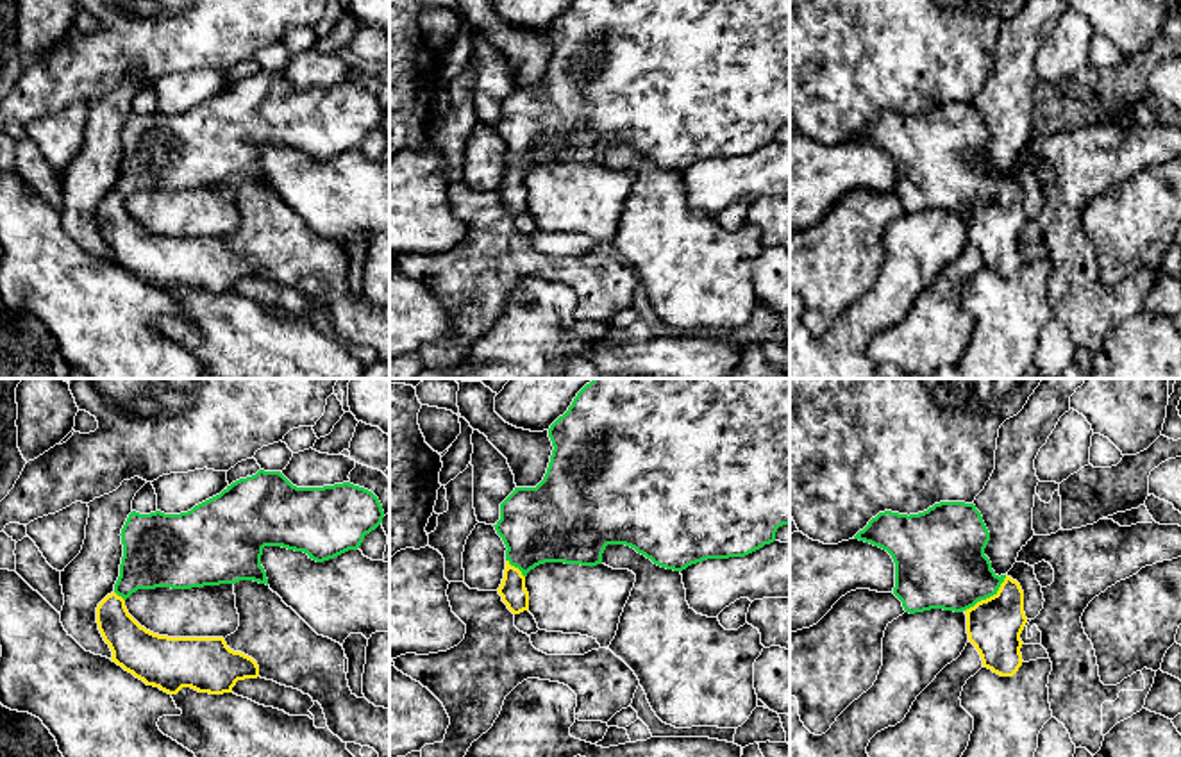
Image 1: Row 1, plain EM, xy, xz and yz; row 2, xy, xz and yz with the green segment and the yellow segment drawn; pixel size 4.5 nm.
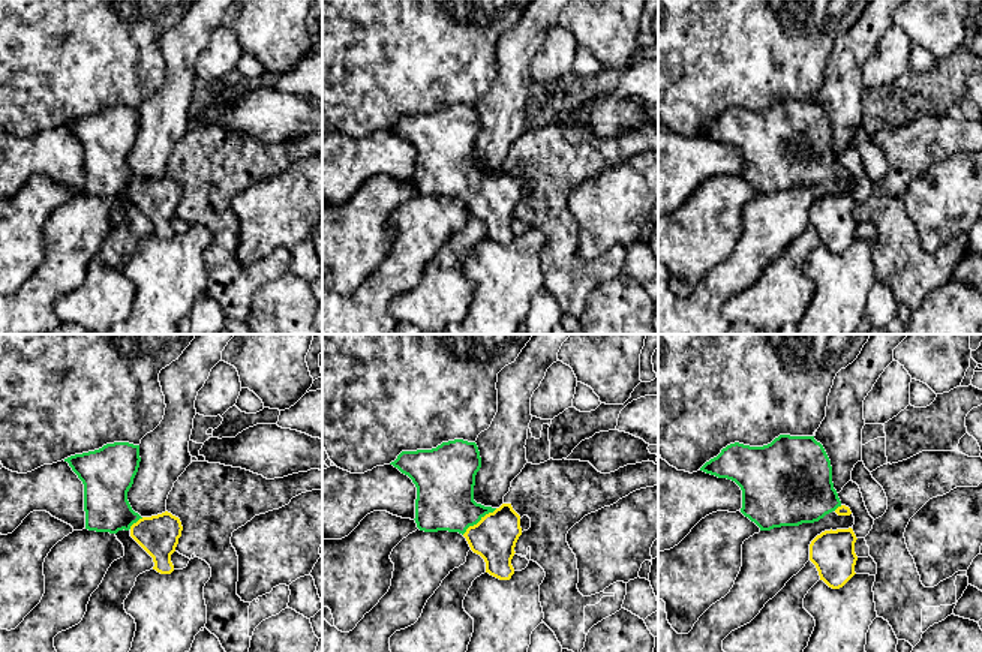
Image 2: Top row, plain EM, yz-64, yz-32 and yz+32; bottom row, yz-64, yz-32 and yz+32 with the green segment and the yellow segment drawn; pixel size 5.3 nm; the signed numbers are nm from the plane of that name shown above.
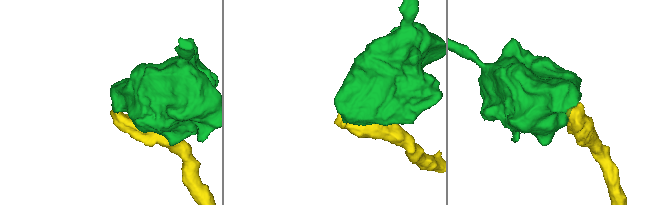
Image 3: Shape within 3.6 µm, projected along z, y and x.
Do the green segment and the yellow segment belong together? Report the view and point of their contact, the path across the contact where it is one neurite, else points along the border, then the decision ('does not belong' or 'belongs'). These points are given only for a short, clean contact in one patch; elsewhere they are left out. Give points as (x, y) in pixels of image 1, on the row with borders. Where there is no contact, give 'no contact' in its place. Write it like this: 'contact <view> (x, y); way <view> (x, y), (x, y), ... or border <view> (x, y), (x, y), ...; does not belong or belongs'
contact yz (988, 597); way yz (944, 566), (988, 597), (994, 606), (994, 625); belongs

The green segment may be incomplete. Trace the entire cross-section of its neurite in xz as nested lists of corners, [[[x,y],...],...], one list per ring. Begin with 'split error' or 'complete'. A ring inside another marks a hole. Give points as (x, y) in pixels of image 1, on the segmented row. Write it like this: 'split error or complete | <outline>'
split error | [[[593,378],[550,425],[549,437],[554,450],[543,480],[536,487],[515,487],[500,503],[500,520],[493,525],[507,548],[497,591],[513,614],[529,611],[525,577],[545,562],[597,566],[607,545],[625,545],[661,568],[683,571],[708,559],[745,557],[774,543],[777,528],[790,525],[790,378]]]

